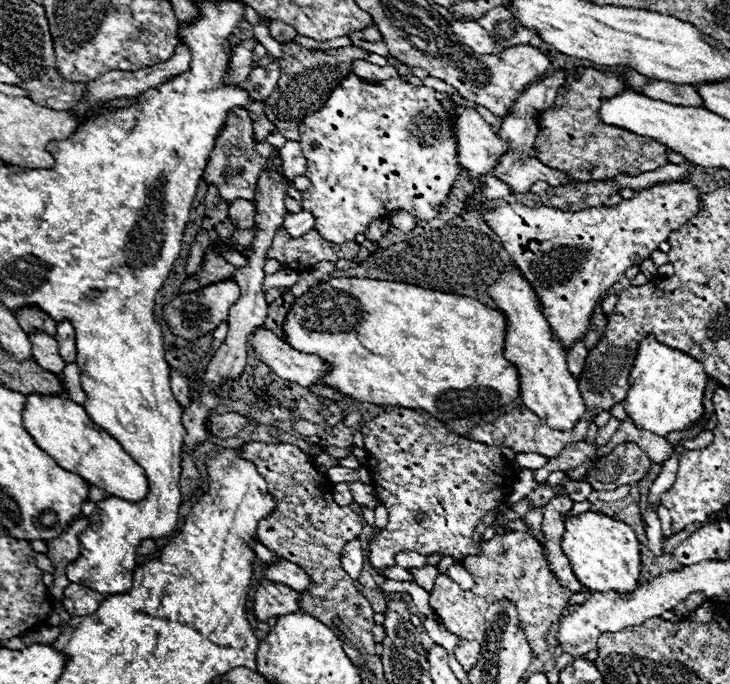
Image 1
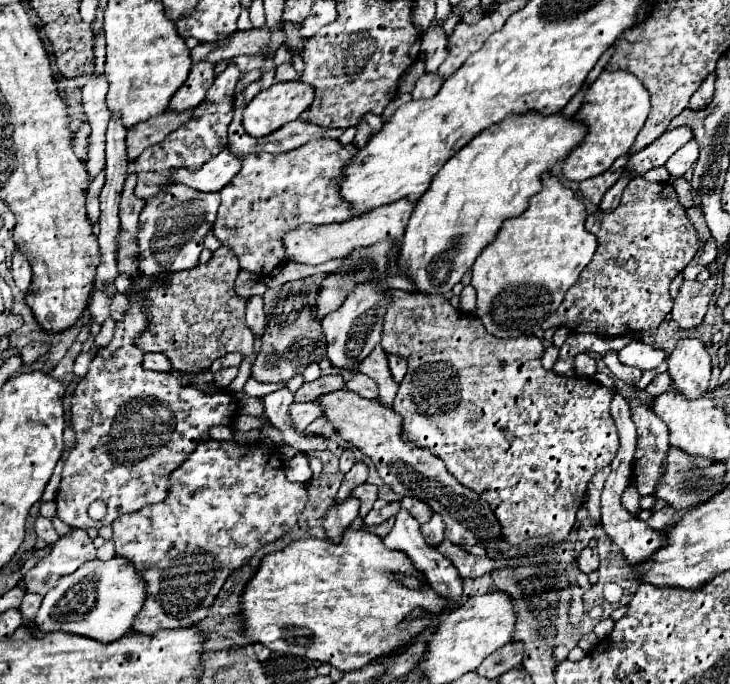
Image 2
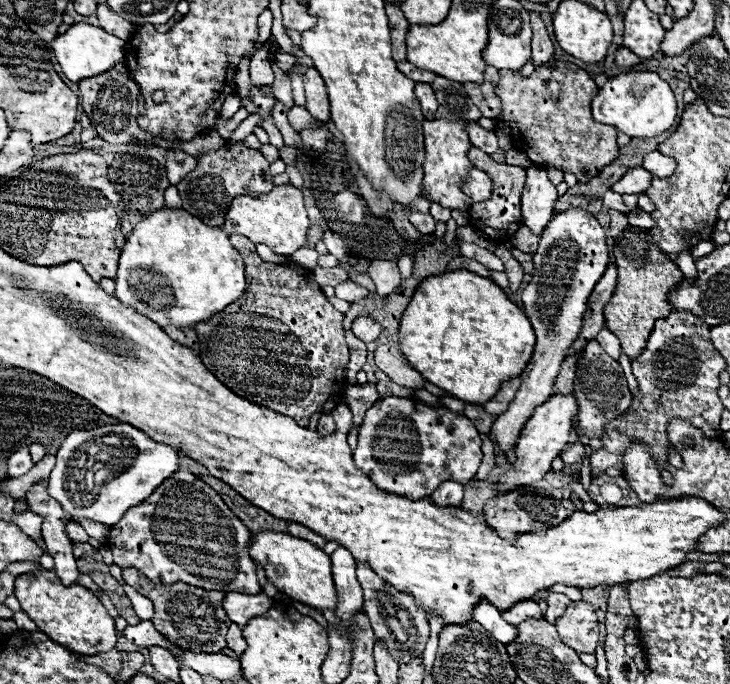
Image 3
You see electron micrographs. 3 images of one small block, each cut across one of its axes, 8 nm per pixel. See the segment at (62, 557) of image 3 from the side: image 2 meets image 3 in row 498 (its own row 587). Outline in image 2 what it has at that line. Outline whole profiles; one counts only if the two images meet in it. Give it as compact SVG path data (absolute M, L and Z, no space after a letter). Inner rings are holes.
M76 528L72 530L70 536L60 538L52 546L52 552L26 572L24 586L28 592L44 596L50 588L56 586L58 578L76 572L82 564L94 558L96 558L96 548L90 536L84 530Z

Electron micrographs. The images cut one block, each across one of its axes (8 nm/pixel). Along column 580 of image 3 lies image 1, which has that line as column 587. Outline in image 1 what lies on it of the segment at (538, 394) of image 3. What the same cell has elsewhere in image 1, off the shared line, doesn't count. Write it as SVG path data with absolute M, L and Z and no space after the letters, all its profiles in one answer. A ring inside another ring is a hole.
M666 182L640 190L632 200L622 200L614 208L600 206L582 212L560 212L548 206L530 208L514 202L508 206L488 208L482 220L498 236L502 248L512 256L524 278L528 278L544 306L544 314L552 326L552 334L556 334L556 340L564 348L568 348L574 340L580 340L584 336L590 324L590 314L596 302L602 300L602 296L608 292L608 288L616 280L620 280L630 266L640 266L644 258L658 250L658 244L666 242L672 230L680 228L684 222L688 222L688 218L696 216L698 202L700 194L690 182Z

